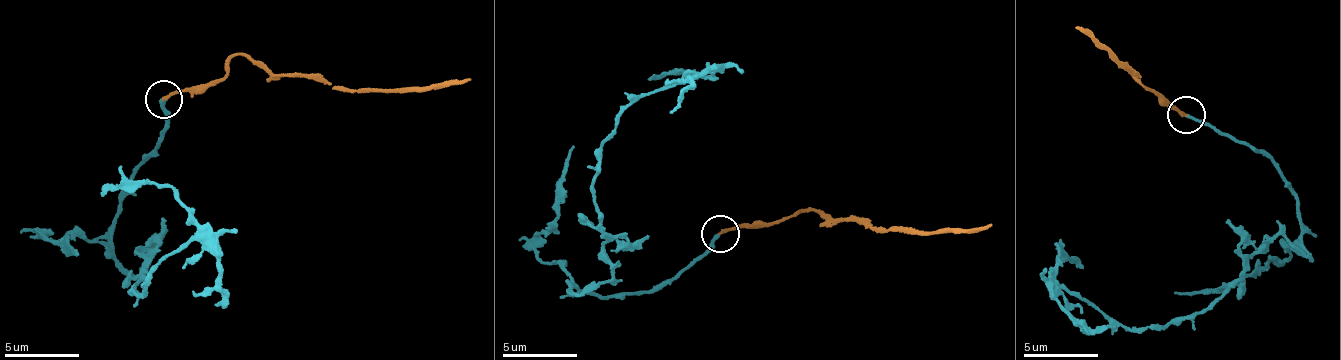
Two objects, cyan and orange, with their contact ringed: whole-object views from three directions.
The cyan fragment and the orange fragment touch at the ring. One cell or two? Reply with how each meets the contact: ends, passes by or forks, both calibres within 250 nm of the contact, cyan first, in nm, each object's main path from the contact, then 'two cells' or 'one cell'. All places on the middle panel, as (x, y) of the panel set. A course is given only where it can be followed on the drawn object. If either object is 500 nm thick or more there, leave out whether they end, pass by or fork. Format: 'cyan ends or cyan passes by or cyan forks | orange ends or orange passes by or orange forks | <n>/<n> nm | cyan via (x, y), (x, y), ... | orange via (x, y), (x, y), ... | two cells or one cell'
cyan ends | orange ends | 240/170 nm | cyan via (719, 233), (660, 284), (572, 285), (608, 279), (591, 194), (614, 124), (648, 95), (717, 77), (646, 78) | orange via (719, 233), (812, 210), (827, 213), (833, 220), (864, 216), (883, 228), (943, 232), (992, 223) | one cell

